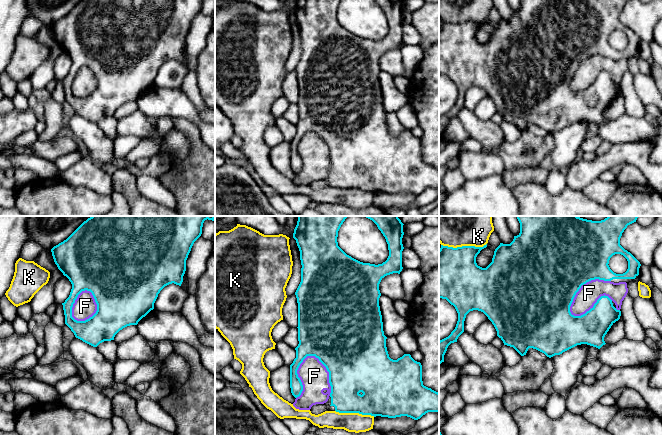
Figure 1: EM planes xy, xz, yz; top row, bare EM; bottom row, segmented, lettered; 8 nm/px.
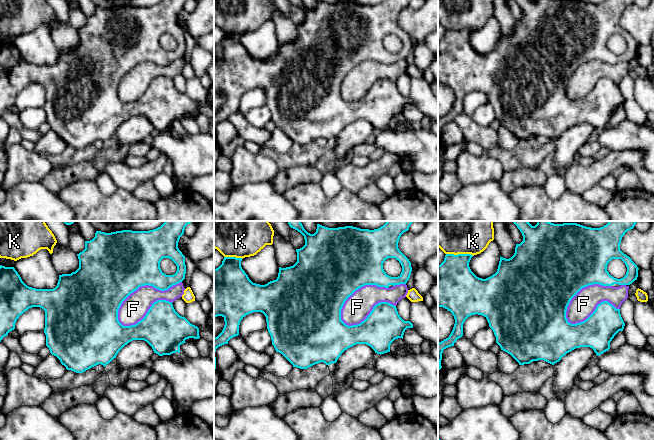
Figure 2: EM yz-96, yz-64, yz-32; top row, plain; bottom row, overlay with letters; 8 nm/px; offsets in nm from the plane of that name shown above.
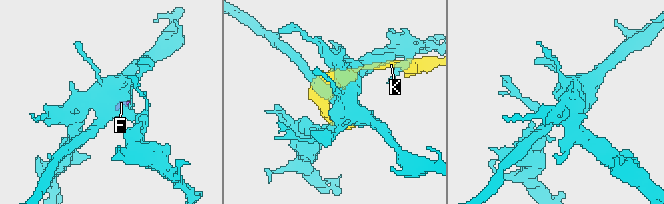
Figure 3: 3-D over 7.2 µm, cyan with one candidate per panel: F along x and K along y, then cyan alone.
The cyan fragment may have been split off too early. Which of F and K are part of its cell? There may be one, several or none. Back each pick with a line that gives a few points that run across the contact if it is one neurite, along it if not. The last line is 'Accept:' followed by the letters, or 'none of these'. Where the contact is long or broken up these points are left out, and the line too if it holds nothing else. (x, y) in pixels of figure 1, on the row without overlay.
Accept: none of these

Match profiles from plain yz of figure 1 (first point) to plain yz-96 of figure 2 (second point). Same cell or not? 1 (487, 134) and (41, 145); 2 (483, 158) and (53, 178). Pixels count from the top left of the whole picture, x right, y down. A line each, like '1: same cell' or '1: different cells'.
1: different cells
2: different cells

